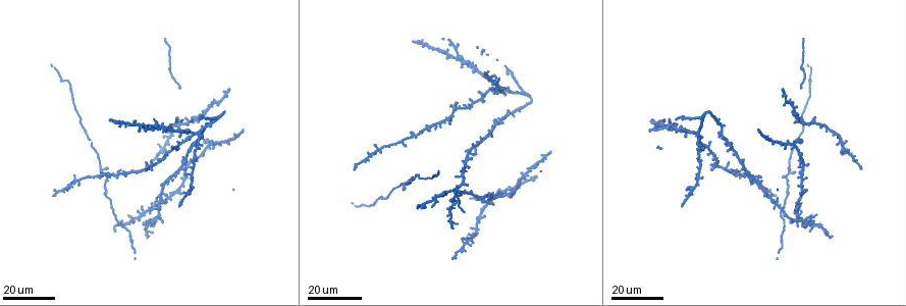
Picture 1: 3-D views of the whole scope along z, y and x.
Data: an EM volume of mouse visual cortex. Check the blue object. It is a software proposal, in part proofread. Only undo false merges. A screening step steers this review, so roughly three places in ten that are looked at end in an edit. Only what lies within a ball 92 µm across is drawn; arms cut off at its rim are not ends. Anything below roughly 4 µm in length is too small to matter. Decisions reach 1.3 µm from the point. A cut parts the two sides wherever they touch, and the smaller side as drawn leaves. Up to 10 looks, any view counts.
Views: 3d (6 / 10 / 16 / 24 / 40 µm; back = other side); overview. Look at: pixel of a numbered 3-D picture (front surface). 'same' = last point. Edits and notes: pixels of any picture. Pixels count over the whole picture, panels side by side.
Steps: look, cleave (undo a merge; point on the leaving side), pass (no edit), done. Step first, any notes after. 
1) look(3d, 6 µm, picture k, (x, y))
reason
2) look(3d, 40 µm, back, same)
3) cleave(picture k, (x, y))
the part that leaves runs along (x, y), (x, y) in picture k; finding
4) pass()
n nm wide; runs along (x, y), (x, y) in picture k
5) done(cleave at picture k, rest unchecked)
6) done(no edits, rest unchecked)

look(3d, 24 µm, picture 1, (148, 208))
four-way junction

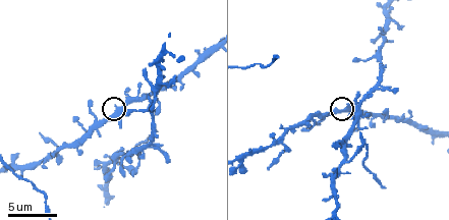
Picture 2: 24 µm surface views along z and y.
look(3d, 10 µm, picture 2, (341, 112))
zoom in

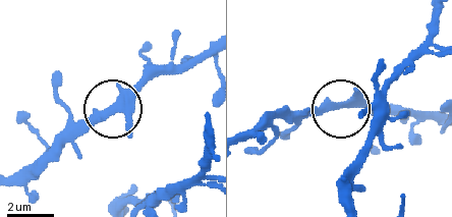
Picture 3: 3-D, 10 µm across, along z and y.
pass()
all the same neuron

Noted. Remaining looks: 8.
look(3d, 6 µm, picture 2, (139, 164))
side arm on a straight run

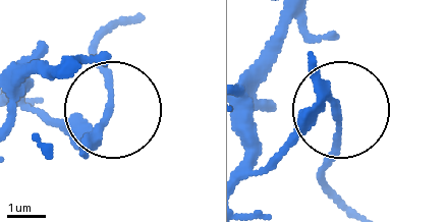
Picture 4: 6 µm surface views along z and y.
look(3d, 6 µm, back, picture 4, (335, 109))
other side

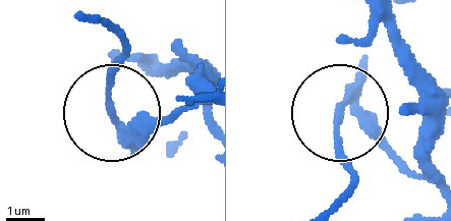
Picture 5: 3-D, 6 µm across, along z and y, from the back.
cleave(picture 5, (365, 59))
3 arms; the part that leaves runs along (353, 106), (334, 145), (350, 174), (337, 203) in picture 5; two neurons meet here

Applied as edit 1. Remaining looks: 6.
look(3d, 24 µm, picture 1, (788, 177))
four arms meet

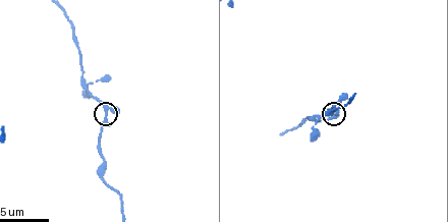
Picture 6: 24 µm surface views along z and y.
look(3d, 10 µm, picture 6, (105, 112))

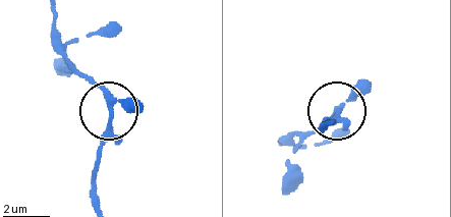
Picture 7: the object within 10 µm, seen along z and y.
pass()
runs along (100, 204), (94, 174), (111, 105), (72, 60) in picture 7; all the same neuron

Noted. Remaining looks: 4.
look(3d, 24 µm, picture 1, (798, 142))
three arms meet

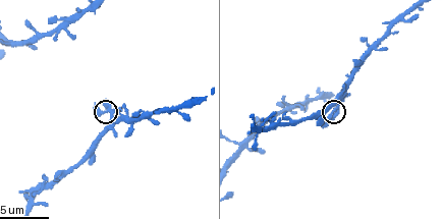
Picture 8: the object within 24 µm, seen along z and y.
look(3d, 6 µm, picture 8, (338, 107))

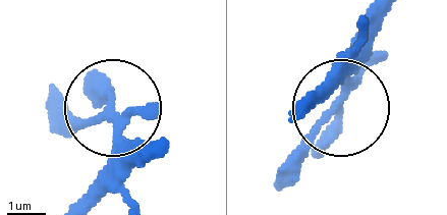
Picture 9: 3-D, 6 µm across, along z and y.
pass()
one neuron here

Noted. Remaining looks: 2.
look(3d, 16 µm, picture 1, (115, 227))
a narrow waist

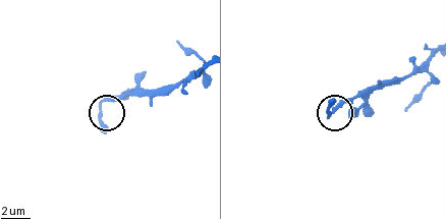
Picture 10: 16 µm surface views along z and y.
look(3d, 6 µm, picture 10, (100, 104))

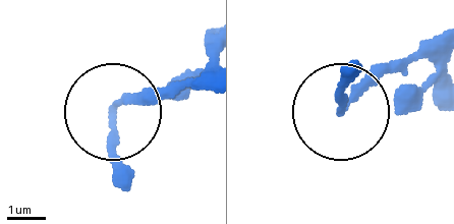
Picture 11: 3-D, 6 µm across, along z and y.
pass()
one neuron here

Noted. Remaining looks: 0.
done(cleave at picture 5, rest unchecked)

